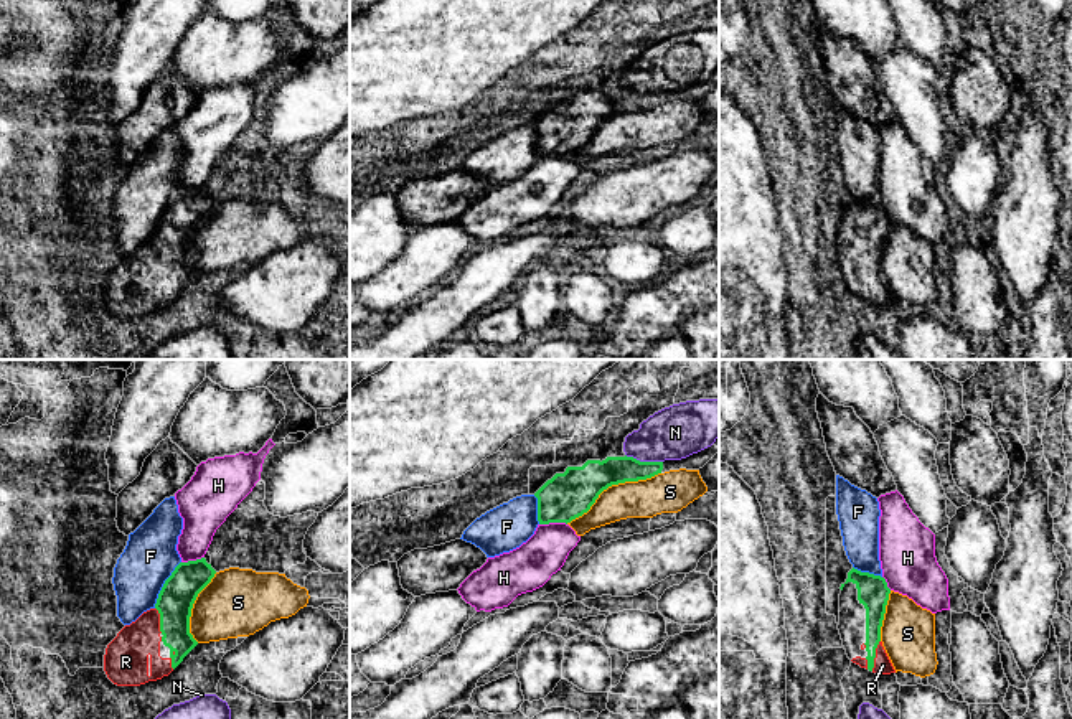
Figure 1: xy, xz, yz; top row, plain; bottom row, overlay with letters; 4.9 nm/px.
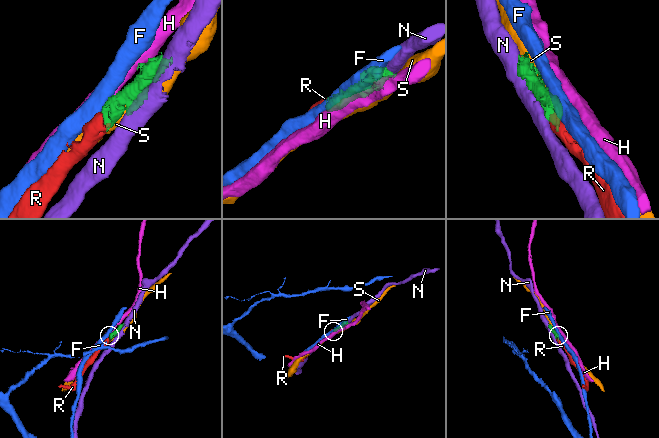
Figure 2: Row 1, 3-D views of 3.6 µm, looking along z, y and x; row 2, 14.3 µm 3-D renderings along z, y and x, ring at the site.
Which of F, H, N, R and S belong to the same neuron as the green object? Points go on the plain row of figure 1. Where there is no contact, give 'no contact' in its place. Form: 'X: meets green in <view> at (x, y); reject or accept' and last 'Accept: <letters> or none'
F: meets green in xy at (164, 215); reject
H: meets green in xz at (553, 152); reject
N: meets green in xz at (644, 93); reject
R: meets green in yz at (874, 286); accept
S: meets green in xz at (611, 116); reject
Accept: R

